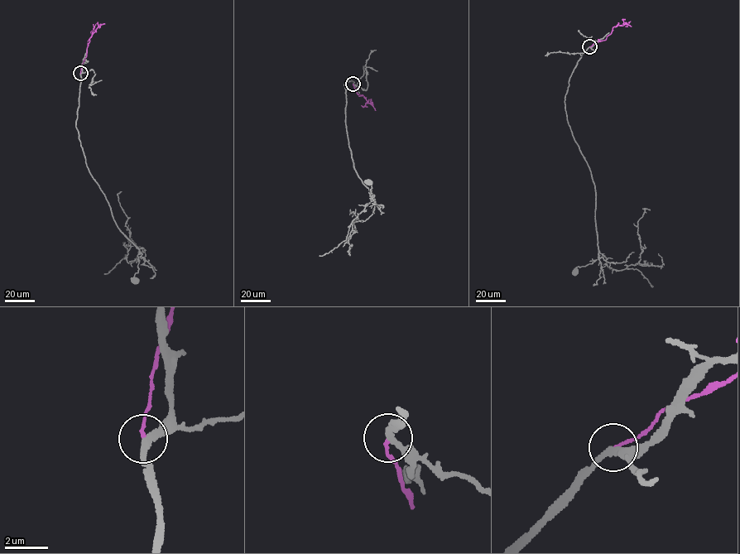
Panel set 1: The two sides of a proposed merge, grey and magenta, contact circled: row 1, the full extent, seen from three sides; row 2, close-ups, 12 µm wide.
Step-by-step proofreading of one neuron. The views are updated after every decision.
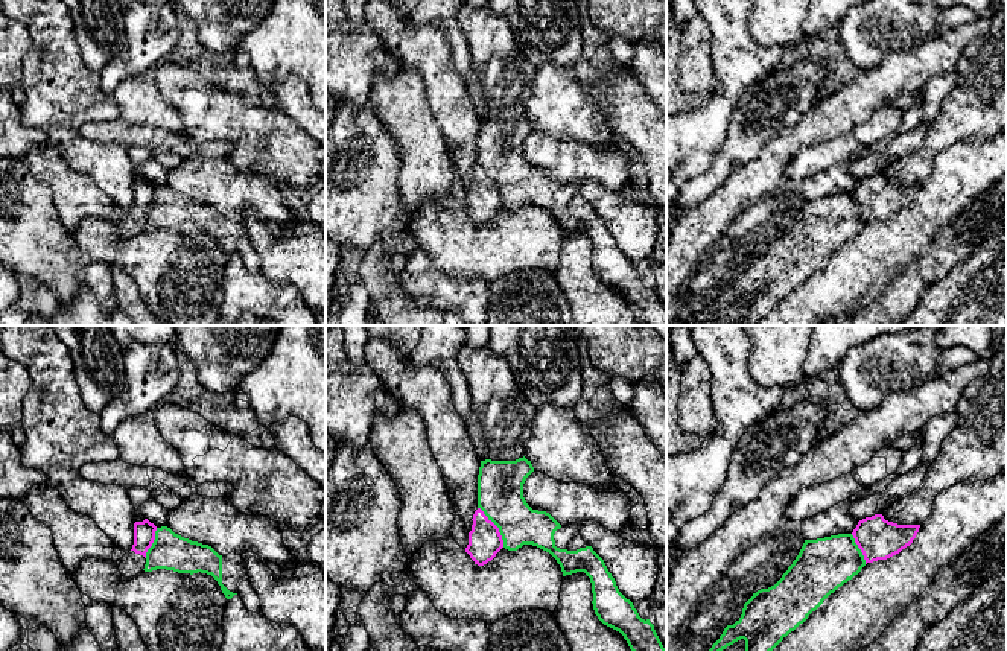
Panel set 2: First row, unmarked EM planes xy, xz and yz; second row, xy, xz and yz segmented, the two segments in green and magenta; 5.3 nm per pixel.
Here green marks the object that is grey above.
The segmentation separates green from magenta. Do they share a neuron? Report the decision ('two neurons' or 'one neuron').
two neurons

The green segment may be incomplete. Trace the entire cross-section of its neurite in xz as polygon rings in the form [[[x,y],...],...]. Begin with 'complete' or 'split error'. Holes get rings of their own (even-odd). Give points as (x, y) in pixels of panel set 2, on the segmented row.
split error; [[[525,456],[516,461],[481,461],[478,475],[478,508],[491,520],[504,540],[504,548],[517,551],[523,545],[537,546],[549,552],[561,567],[563,576],[584,572],[592,583],[593,610],[598,619],[619,631],[631,651],[666,651],[650,619],[642,619],[633,602],[618,589],[604,560],[589,546],[578,532],[578,523],[561,526],[549,513],[532,510],[523,497],[523,484],[534,472]]]

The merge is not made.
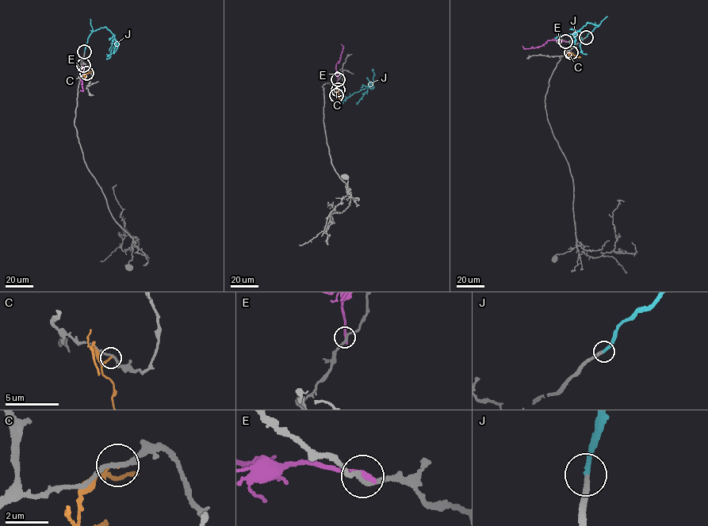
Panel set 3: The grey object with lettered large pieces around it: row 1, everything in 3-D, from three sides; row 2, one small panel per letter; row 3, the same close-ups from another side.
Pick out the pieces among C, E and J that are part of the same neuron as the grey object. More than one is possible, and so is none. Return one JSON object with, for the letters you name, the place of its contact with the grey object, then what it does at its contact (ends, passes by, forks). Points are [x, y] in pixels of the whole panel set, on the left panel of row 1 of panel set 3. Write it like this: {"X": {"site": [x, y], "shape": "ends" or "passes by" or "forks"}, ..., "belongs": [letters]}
{"J": {"site": [84, 51], "shape": "ends"}, "belongs": ["J"]}

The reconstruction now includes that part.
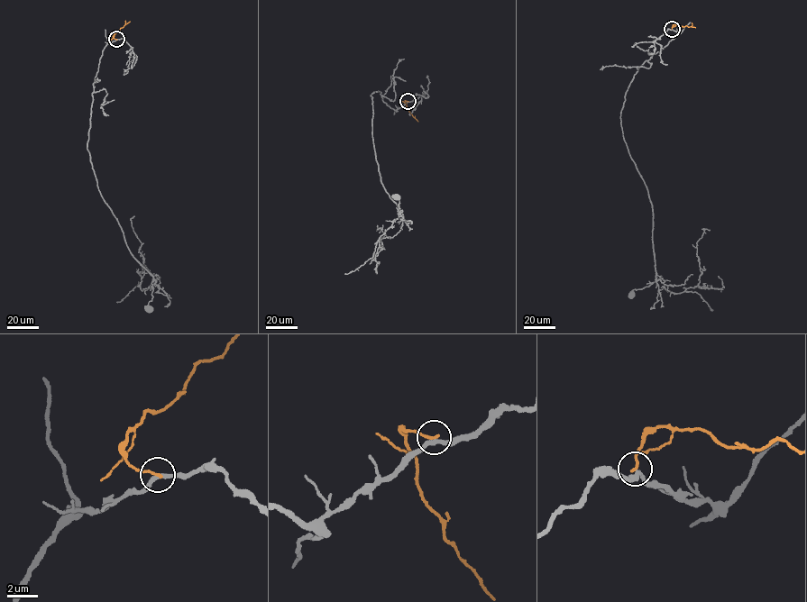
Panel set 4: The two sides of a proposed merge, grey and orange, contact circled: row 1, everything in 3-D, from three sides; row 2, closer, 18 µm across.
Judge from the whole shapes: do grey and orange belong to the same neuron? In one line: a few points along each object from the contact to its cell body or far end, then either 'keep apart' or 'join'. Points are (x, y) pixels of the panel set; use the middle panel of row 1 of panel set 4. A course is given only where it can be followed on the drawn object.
grey runs (408, 101), (395, 110), (382, 101), (380, 91), (371, 95), (371, 133), (380, 181), (398, 212), (397, 196); orange runs (408, 101), (405, 102), (408, 112), (418, 122); keep apart

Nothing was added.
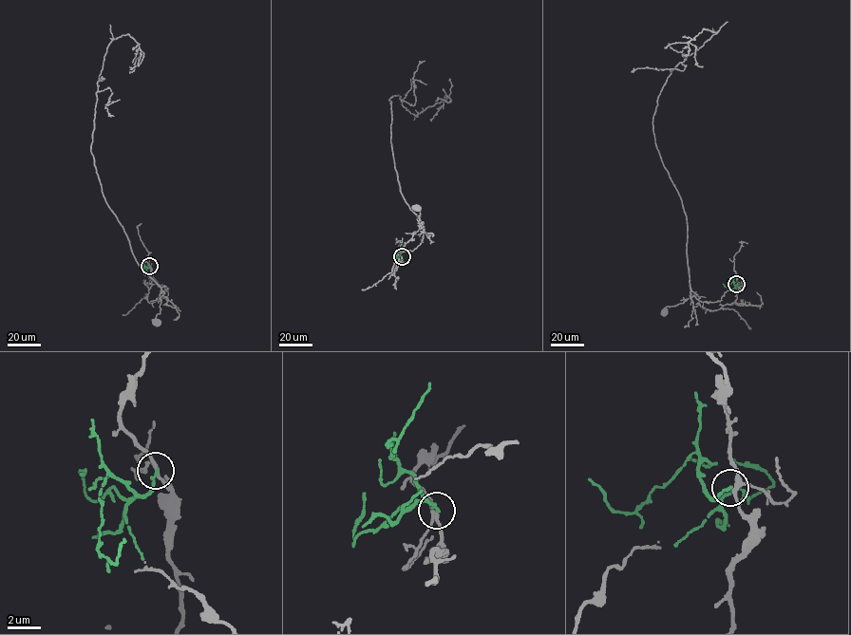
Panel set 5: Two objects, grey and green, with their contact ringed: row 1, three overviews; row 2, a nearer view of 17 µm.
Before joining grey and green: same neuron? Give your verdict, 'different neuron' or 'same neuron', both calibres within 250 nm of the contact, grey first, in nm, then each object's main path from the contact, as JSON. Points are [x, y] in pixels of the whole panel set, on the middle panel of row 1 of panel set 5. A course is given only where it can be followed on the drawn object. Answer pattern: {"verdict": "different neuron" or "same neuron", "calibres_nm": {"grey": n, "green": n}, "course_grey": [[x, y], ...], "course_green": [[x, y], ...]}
{"verdict": "different neuron", "calibres_nm": {"grey": 170, "green": 180}, "course_grey": [[402, 257], [401, 264], [398, 251], [419, 228], [420, 210], [417, 207]], "course_green": [[402, 256], [397, 251], [401, 244]]}

